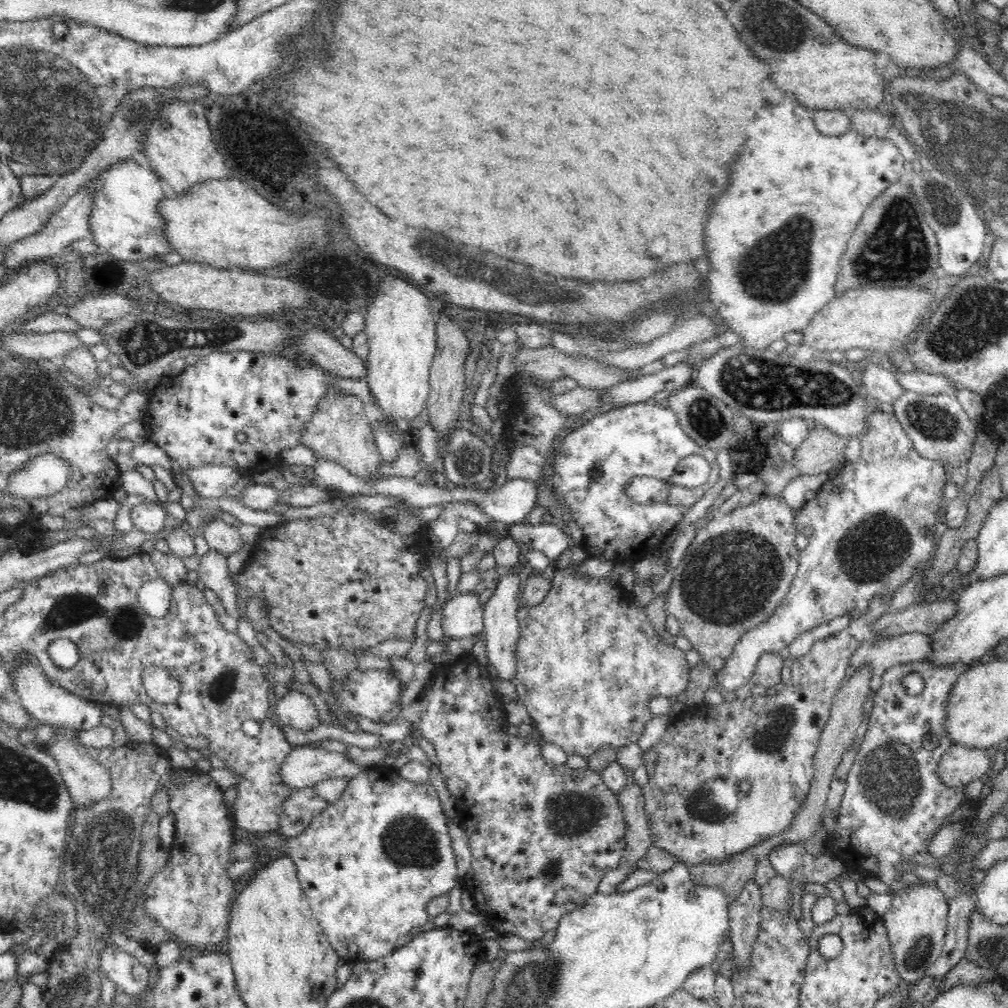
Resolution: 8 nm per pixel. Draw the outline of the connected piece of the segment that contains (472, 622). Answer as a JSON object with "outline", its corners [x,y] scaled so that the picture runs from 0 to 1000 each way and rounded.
{"outline":[[[471,586],[453,588],[439,601],[439,627],[448,634],[477,631],[479,627],[479,607],[481,600],[476,598]]]}

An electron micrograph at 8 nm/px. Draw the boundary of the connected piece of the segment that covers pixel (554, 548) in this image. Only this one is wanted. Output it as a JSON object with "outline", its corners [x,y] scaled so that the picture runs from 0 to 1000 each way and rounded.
{"outline":[[[543,518],[534,521],[510,519],[509,521],[506,521],[505,527],[504,532],[512,537],[514,537],[515,534],[518,534],[519,538],[522,539],[526,545],[538,548],[546,556],[554,555],[562,544],[563,544],[563,536],[565,536],[565,532],[556,526],[554,522]]]}

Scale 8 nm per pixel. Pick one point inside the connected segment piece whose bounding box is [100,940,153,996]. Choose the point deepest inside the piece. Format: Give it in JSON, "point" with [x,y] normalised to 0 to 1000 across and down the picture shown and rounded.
{"point":[130,969]}

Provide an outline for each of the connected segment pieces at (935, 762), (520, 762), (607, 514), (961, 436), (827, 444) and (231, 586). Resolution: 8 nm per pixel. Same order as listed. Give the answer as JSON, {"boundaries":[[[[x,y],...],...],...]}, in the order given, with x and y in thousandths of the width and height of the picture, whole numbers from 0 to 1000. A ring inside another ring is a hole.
{"boundaries":[[[[917,655],[888,659],[879,665],[866,692],[857,732],[849,738],[851,746],[838,775],[831,810],[820,803],[814,810],[817,813],[814,816],[820,829],[823,829],[820,831],[821,844],[838,855],[840,864],[875,873],[884,883],[883,890],[899,883],[899,877],[893,874],[893,868],[909,861],[909,857],[901,855],[901,850],[921,843],[927,827],[938,818],[940,810],[944,810],[946,804],[956,797],[954,790],[958,779],[942,781],[935,777],[930,763],[936,748],[945,739],[938,725],[938,694],[942,692],[948,675],[958,664],[954,658],[927,660]],[[902,667],[910,667],[918,678],[916,686],[907,690],[901,689],[895,682],[895,674]]],[[[304,653],[301,658],[329,708],[353,715],[358,724],[378,730],[381,737],[399,736],[403,730],[410,730],[408,725],[411,722],[428,736],[443,782],[451,792],[455,813],[466,832],[467,860],[455,875],[470,891],[472,903],[480,907],[481,917],[492,926],[499,929],[511,927],[530,935],[544,923],[552,924],[556,912],[581,897],[593,886],[597,870],[617,857],[621,815],[613,788],[601,780],[595,767],[583,762],[567,764],[562,758],[545,760],[536,749],[537,737],[534,739],[524,731],[506,729],[500,697],[490,686],[486,671],[478,669],[473,659],[449,657],[444,659],[443,665],[440,658],[433,660],[416,694],[399,700],[382,717],[375,717],[340,706],[323,661]]],[[[631,400],[628,402],[621,402],[620,404],[615,404],[612,406],[605,406],[604,408],[597,407],[588,412],[587,415],[581,421],[573,424],[571,427],[565,430],[559,431],[557,448],[551,452],[552,457],[549,461],[549,466],[551,469],[546,474],[547,479],[547,487],[554,493],[554,499],[561,500],[561,502],[566,508],[566,512],[570,515],[575,524],[579,527],[579,535],[578,539],[576,540],[579,546],[585,551],[585,553],[593,554],[594,556],[605,556],[608,560],[615,560],[620,556],[626,556],[628,558],[632,558],[637,556],[637,554],[649,550],[656,545],[667,535],[667,528],[671,525],[671,519],[673,519],[677,514],[678,511],[688,502],[690,500],[700,488],[706,484],[706,482],[710,481],[712,477],[712,458],[710,457],[710,448],[704,446],[704,444],[700,444],[694,440],[690,440],[688,437],[687,437],[677,426],[675,420],[673,419],[673,414],[658,400],[656,401],[644,401],[644,400]],[[686,450],[693,450],[697,452],[705,462],[705,467],[702,473],[702,477],[696,482],[692,482],[692,484],[681,484],[680,482],[675,482],[673,480],[665,479],[665,473],[669,470],[671,466],[672,460],[678,454],[685,452]],[[628,472],[643,472],[649,473],[652,476],[657,476],[664,481],[664,492],[661,498],[654,499],[651,501],[635,501],[623,491],[621,491],[621,484],[623,484],[623,480],[625,480],[625,476],[627,476]]],[[[898,387],[885,398],[885,402],[886,411],[894,419],[907,445],[915,453],[937,459],[941,468],[940,478],[946,479],[953,486],[959,477],[960,457],[964,452],[970,423],[960,416],[948,393],[948,388],[942,391],[911,391]]],[[[807,422],[798,438],[789,446],[791,471],[820,469],[837,452],[841,436],[827,432],[823,426]]],[[[207,546],[200,552],[195,564],[197,575],[217,591],[227,611],[236,614],[235,584],[232,576],[226,572],[226,566],[225,553],[216,546]]]]}

